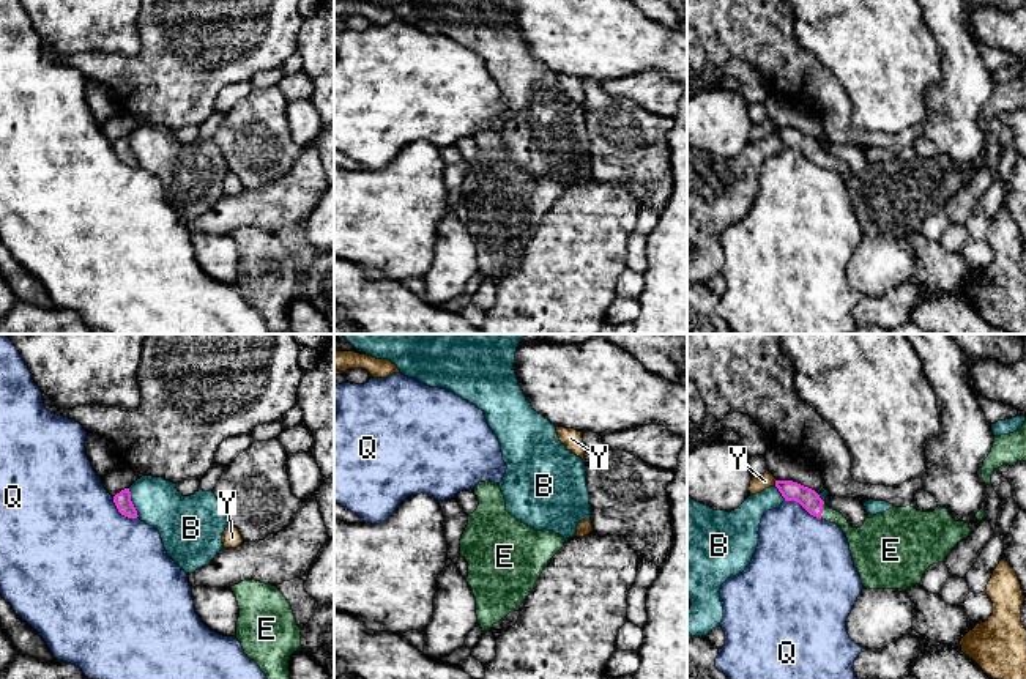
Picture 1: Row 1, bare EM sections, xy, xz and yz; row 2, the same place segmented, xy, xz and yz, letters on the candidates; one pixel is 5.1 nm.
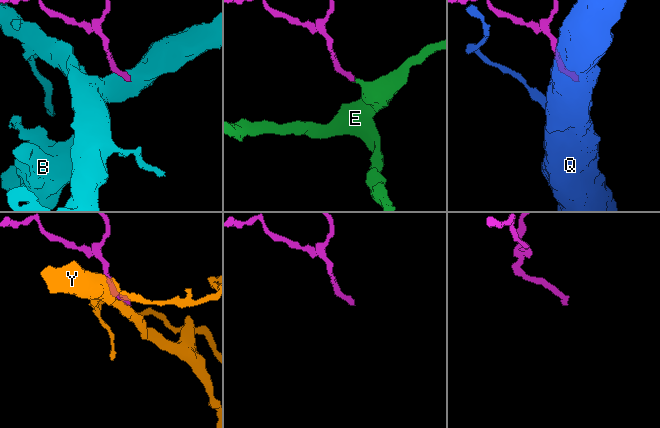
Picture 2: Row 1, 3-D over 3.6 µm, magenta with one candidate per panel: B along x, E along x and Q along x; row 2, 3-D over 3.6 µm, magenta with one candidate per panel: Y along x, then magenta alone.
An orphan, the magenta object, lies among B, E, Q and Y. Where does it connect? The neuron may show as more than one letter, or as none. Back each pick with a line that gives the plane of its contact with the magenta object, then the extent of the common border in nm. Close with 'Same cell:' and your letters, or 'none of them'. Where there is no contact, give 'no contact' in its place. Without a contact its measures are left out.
E: meets magenta in yz; contact 80 nm long
Same cell: E

